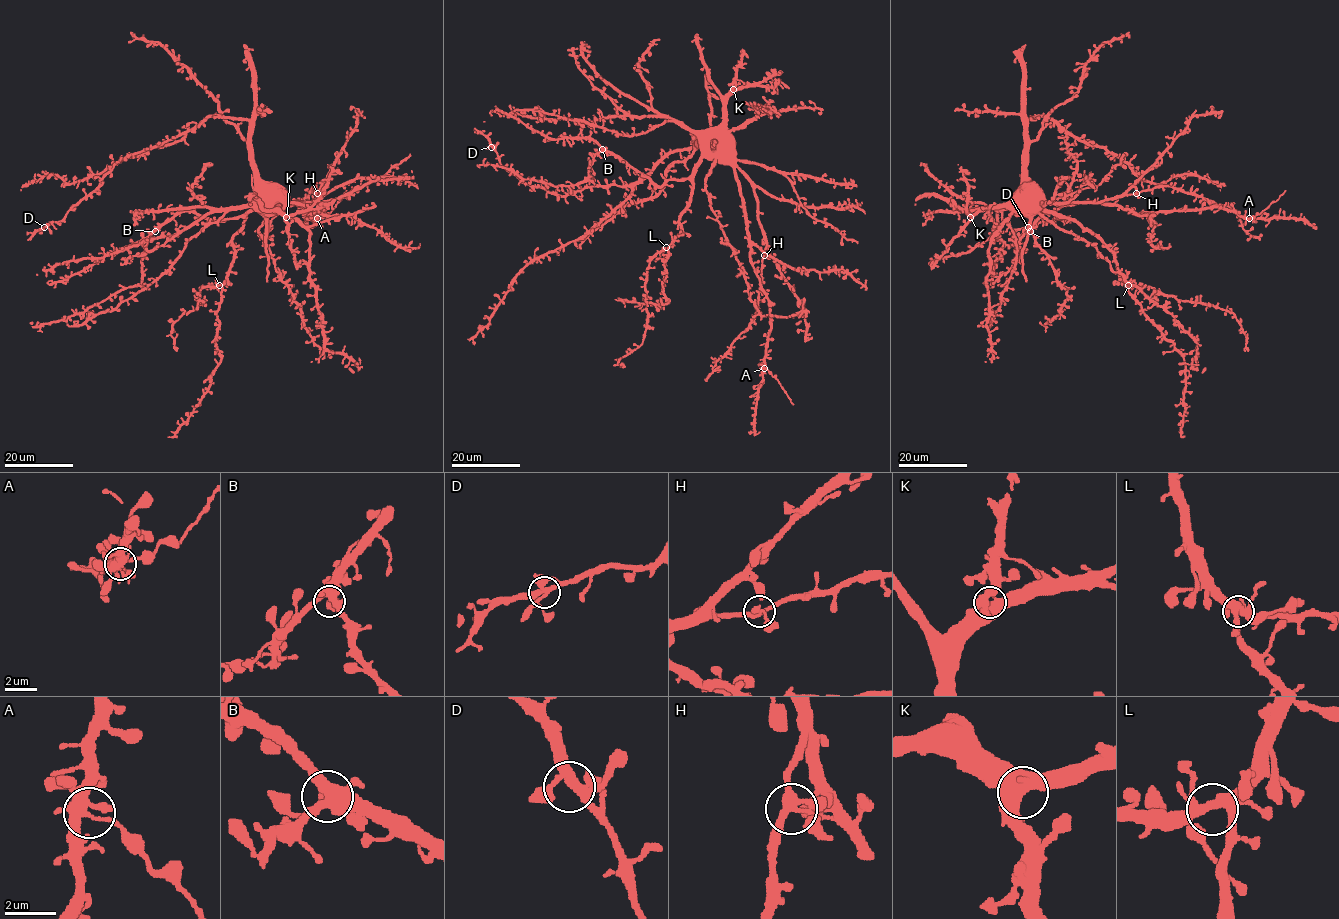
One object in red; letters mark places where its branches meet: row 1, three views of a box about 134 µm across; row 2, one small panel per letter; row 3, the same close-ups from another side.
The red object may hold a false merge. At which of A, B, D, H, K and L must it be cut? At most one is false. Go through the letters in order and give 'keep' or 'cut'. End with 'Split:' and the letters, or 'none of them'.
A: cut
B: keep
D: keep
H: keep
K: keep
L: keep
Split: A

